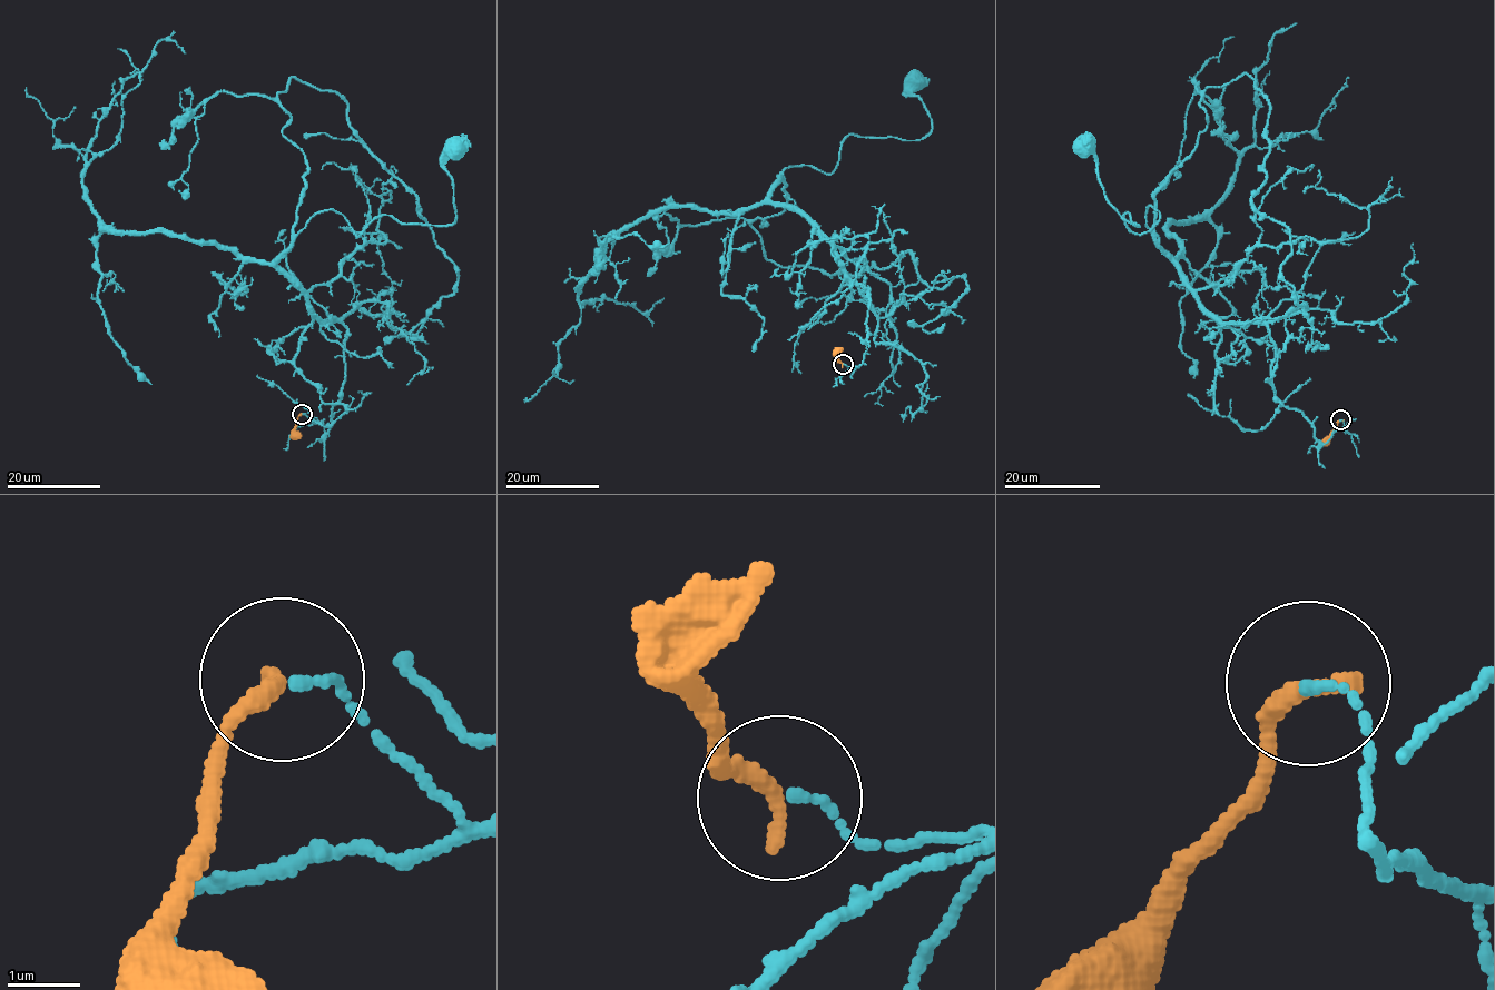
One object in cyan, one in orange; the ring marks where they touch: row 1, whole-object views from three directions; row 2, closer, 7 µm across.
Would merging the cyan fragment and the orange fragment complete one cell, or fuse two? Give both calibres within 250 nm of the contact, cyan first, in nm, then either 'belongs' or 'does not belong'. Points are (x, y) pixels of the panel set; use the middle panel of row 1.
calibres 120 and 280 nm; does not belong

